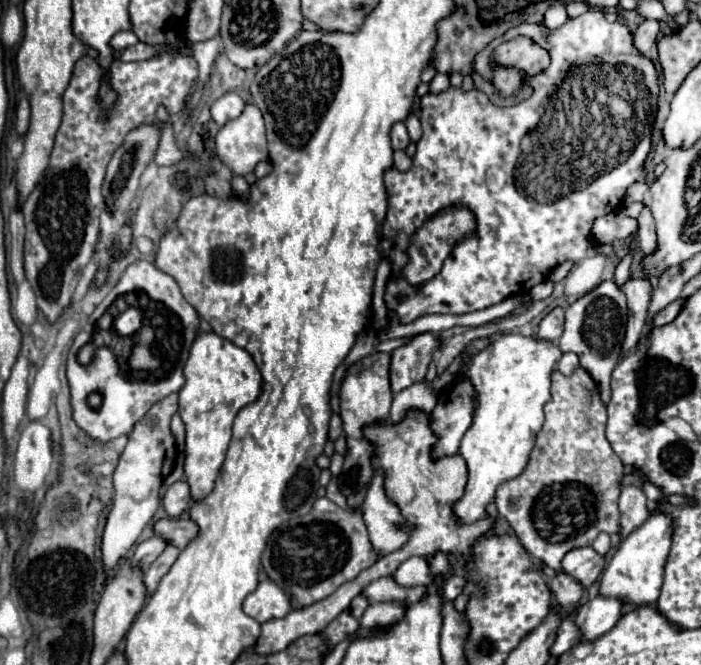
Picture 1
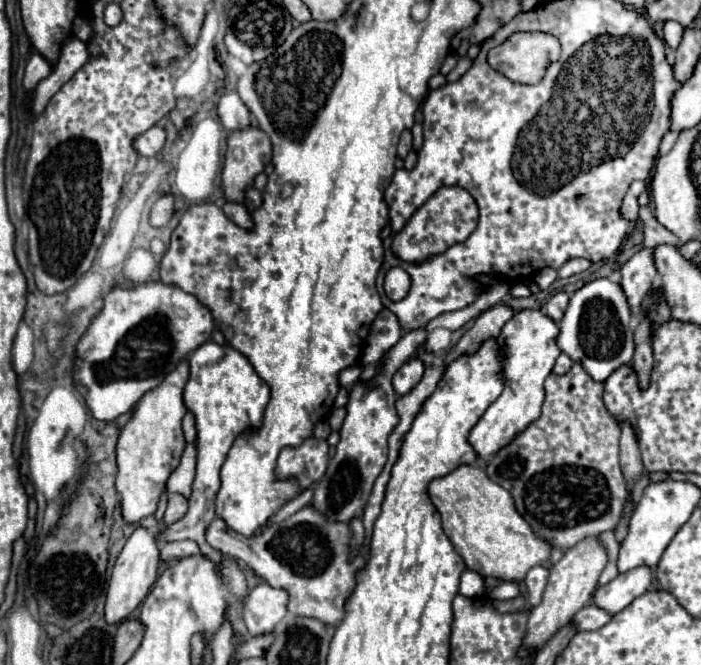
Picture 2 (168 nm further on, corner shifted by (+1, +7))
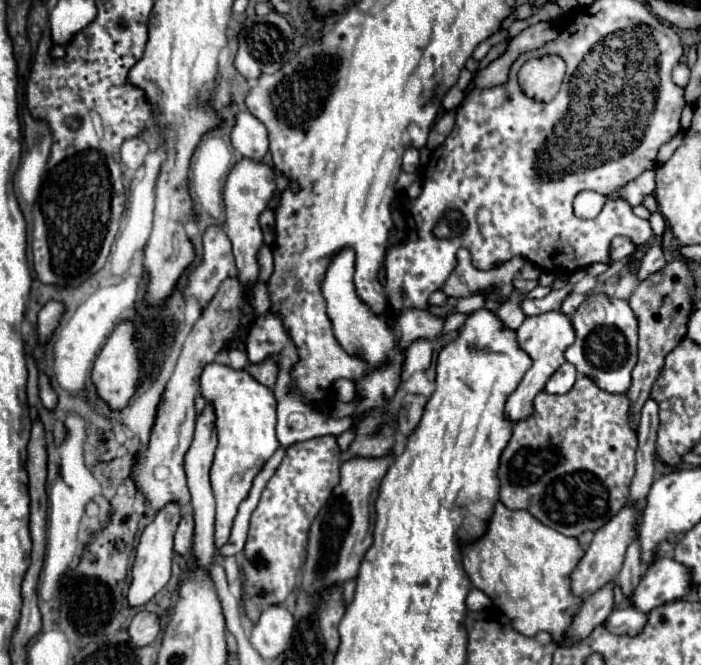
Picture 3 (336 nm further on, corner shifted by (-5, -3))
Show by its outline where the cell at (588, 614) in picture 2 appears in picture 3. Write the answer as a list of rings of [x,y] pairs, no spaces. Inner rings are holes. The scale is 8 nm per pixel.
[[[615,608],[607,620],[603,622],[603,626],[611,632],[611,634],[637,634],[639,630],[643,630],[647,622],[647,614],[639,612],[635,608]]]

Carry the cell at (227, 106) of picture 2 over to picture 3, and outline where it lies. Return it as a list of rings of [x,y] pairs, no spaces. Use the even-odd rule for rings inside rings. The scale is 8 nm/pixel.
[[[247,110],[235,114],[231,142],[237,152],[241,152],[247,158],[255,158],[255,160],[263,160],[263,156],[269,150],[265,126]]]

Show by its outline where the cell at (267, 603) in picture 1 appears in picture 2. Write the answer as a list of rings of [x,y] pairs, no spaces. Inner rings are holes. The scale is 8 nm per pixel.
[[[259,584],[251,590],[243,608],[247,636],[271,634],[287,614],[287,592],[275,590],[269,584]]]

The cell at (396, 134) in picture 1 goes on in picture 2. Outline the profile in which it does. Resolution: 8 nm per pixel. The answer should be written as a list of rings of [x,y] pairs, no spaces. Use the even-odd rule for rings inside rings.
[[[405,130],[405,132],[401,134],[399,146],[397,146],[397,156],[399,156],[401,160],[405,160],[405,156],[409,154],[409,150],[411,150],[411,132]]]

